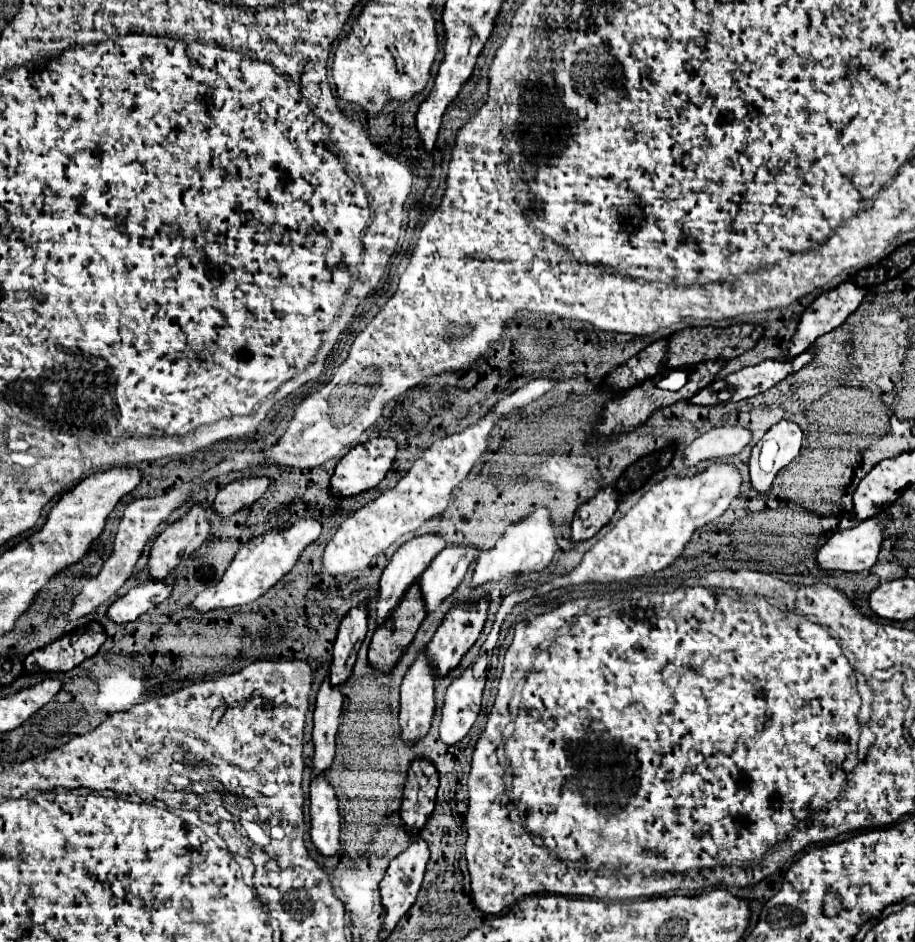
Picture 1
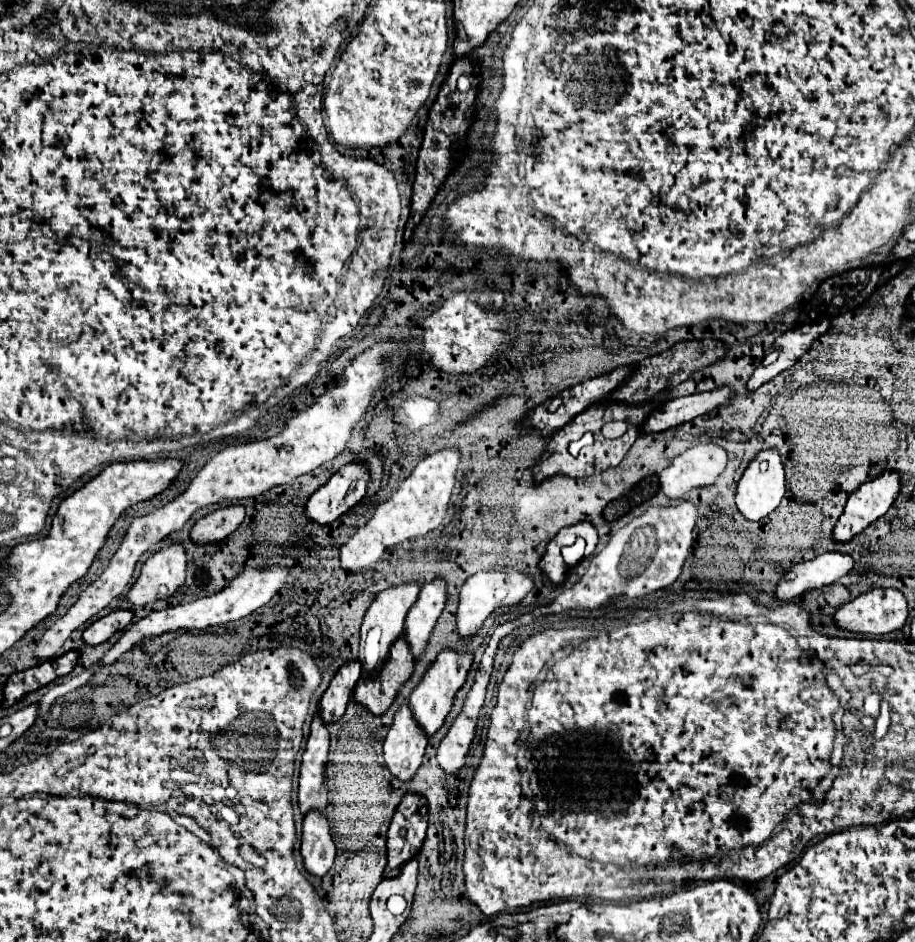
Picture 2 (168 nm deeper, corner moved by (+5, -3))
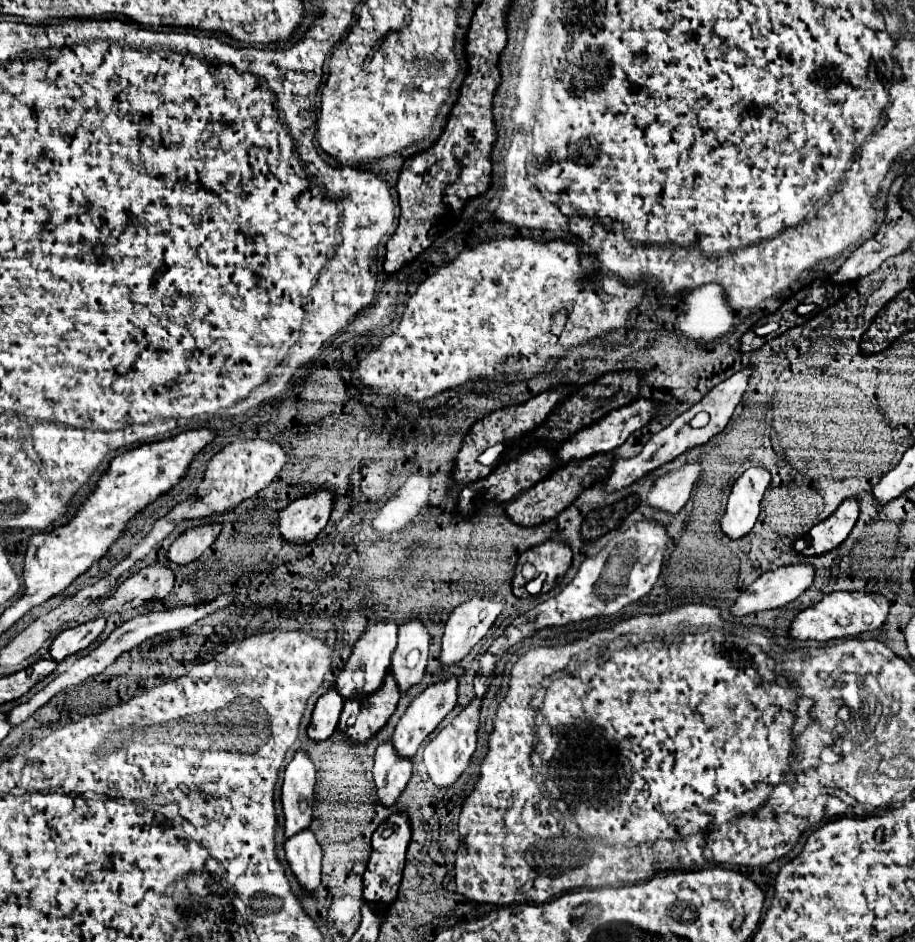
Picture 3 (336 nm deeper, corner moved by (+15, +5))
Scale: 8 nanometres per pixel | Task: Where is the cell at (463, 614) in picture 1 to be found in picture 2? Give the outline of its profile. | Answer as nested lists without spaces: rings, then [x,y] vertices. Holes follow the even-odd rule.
[[[443,649],[439,651],[439,655],[435,657],[435,661],[427,667],[423,679],[419,681],[419,685],[413,689],[411,697],[409,697],[409,703],[411,703],[411,711],[413,711],[413,717],[417,719],[417,723],[423,727],[425,735],[431,737],[445,721],[447,713],[451,711],[451,705],[453,705],[453,695],[455,691],[465,683],[467,679],[467,671],[471,667],[471,661],[473,661],[473,655],[467,653],[467,657],[463,657],[459,651],[455,649]]]

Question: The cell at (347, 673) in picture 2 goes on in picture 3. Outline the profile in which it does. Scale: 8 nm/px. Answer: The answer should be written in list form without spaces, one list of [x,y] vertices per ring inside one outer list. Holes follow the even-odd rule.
[[[329,689],[325,695],[319,697],[317,705],[315,705],[315,711],[313,711],[313,719],[311,719],[311,725],[307,729],[307,735],[311,741],[327,741],[337,723],[339,723],[339,715],[341,715],[341,709],[343,709],[343,699],[341,695],[333,689]]]

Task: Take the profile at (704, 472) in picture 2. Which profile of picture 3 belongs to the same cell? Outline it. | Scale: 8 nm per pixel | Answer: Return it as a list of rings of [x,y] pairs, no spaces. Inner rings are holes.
[[[689,463],[675,473],[659,477],[647,497],[647,503],[653,509],[677,515],[689,501],[691,489],[699,479],[699,471],[701,471],[699,463]]]

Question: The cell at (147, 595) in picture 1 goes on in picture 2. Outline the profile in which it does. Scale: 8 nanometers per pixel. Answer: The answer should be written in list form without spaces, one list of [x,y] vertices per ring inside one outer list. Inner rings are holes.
[[[117,609],[101,619],[97,619],[95,623],[91,623],[85,631],[83,631],[83,639],[89,645],[99,645],[105,643],[111,635],[123,631],[133,619],[133,611],[131,609]]]

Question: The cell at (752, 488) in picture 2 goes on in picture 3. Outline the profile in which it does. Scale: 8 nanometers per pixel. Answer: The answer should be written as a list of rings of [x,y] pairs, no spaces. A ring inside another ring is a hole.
[[[747,469],[745,475],[741,475],[729,495],[725,515],[721,517],[721,531],[737,541],[751,533],[757,517],[759,517],[759,503],[769,487],[771,475],[765,469]]]

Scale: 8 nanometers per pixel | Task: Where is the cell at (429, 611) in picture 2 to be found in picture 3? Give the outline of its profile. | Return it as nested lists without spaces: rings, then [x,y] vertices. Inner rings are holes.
[[[409,621],[399,627],[399,643],[393,655],[391,673],[401,693],[419,685],[427,669],[429,635],[421,621]]]

